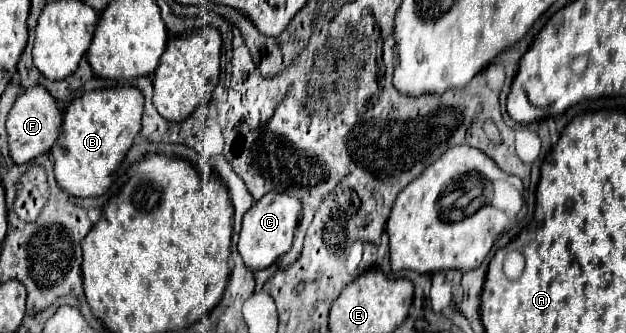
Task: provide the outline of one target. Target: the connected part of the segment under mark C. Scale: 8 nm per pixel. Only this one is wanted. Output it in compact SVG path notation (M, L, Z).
M265 194L245 212L239 236L239 254L251 270L263 270L289 252L293 244L293 232L301 220L301 210L303 204L297 198L285 194Z

